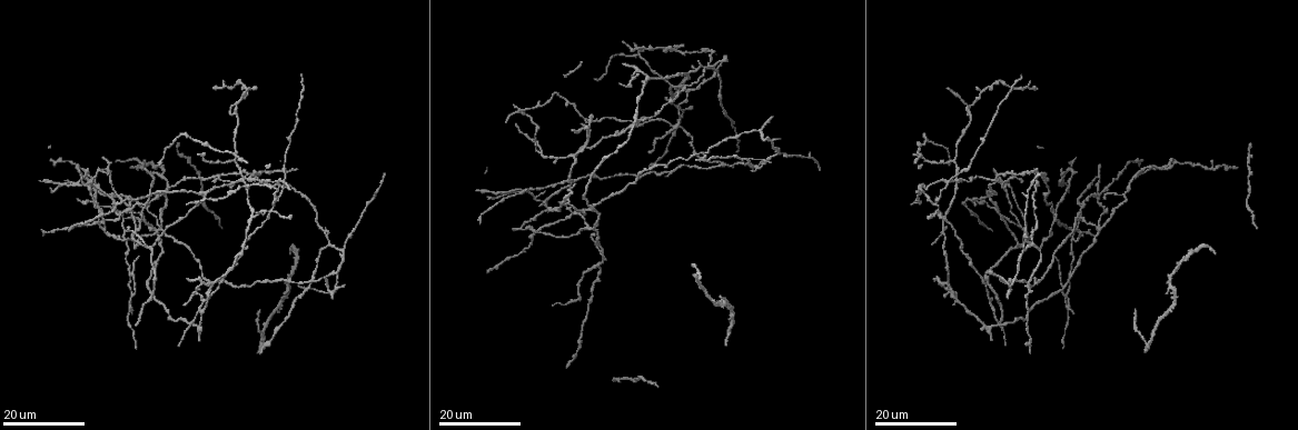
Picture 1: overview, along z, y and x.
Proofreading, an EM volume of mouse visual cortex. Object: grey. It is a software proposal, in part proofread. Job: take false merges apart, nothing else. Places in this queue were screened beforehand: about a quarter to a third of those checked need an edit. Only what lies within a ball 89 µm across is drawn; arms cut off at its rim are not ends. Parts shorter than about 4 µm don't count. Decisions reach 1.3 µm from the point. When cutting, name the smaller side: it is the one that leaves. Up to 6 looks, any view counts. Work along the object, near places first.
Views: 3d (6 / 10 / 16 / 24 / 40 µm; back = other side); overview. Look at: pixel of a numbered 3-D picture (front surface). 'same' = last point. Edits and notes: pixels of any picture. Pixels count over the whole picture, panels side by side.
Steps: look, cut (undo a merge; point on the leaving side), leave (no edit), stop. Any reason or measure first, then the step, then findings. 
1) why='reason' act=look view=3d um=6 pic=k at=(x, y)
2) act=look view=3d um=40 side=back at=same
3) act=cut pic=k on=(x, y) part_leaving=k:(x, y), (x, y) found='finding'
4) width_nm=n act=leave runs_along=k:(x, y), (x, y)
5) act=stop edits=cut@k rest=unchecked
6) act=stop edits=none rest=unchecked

why='two arms in line, one across' act=look view=3d um=16 pic=1 at=(585, 146)

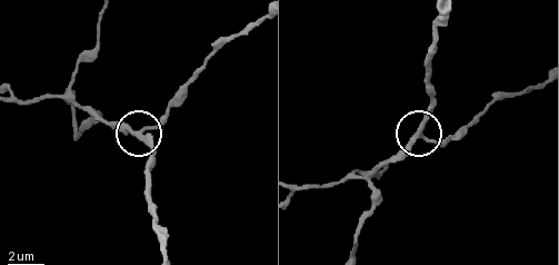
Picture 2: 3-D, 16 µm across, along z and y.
act=look view=3d um=10 pic=2 at=(418, 131)

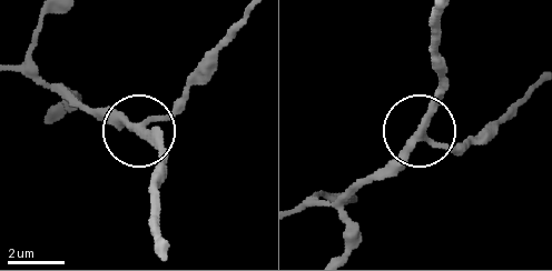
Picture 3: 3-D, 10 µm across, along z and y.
width_nm=260 act=leave runs_along=3:(250, 10), (178, 103), (143, 126), (140, 132), (161, 159) found='continuous, no second cell'

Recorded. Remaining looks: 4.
why='a fork' act=look view=3d um=24 pic=1 at=(233, 114)

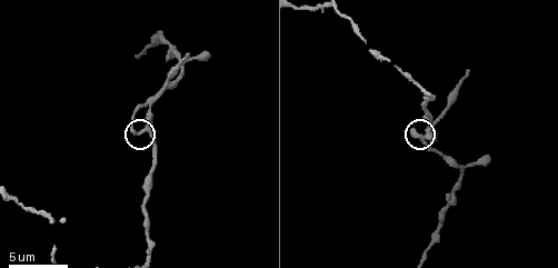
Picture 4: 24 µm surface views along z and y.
act=look view=3d um=6 pic=4 at=(145, 131)

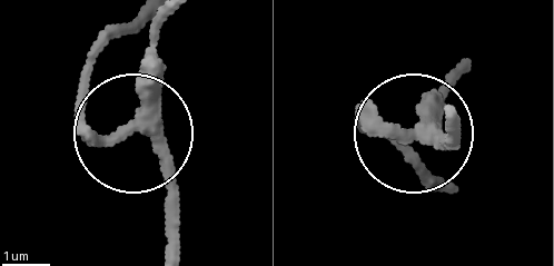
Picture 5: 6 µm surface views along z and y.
width_nm=310 act=leave found='continuous, no second cell'

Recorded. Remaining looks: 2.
why='three-way junction' act=look view=3d um=24 pic=1 at=(323, 276)

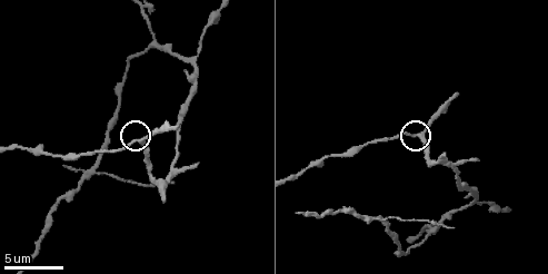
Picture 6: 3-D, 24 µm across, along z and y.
act=look view=3d um=6 pic=6 at=(415, 135)

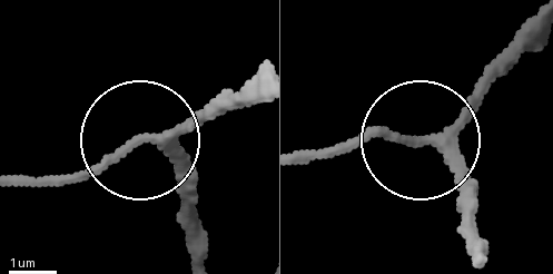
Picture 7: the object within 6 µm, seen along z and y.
side_arm_um=5 act=leave runs_along=7:(298, 158), (430, 138), (533, 38) found='continuous, no second cell'

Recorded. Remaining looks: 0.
act=stop edits=none rest=unchecked

